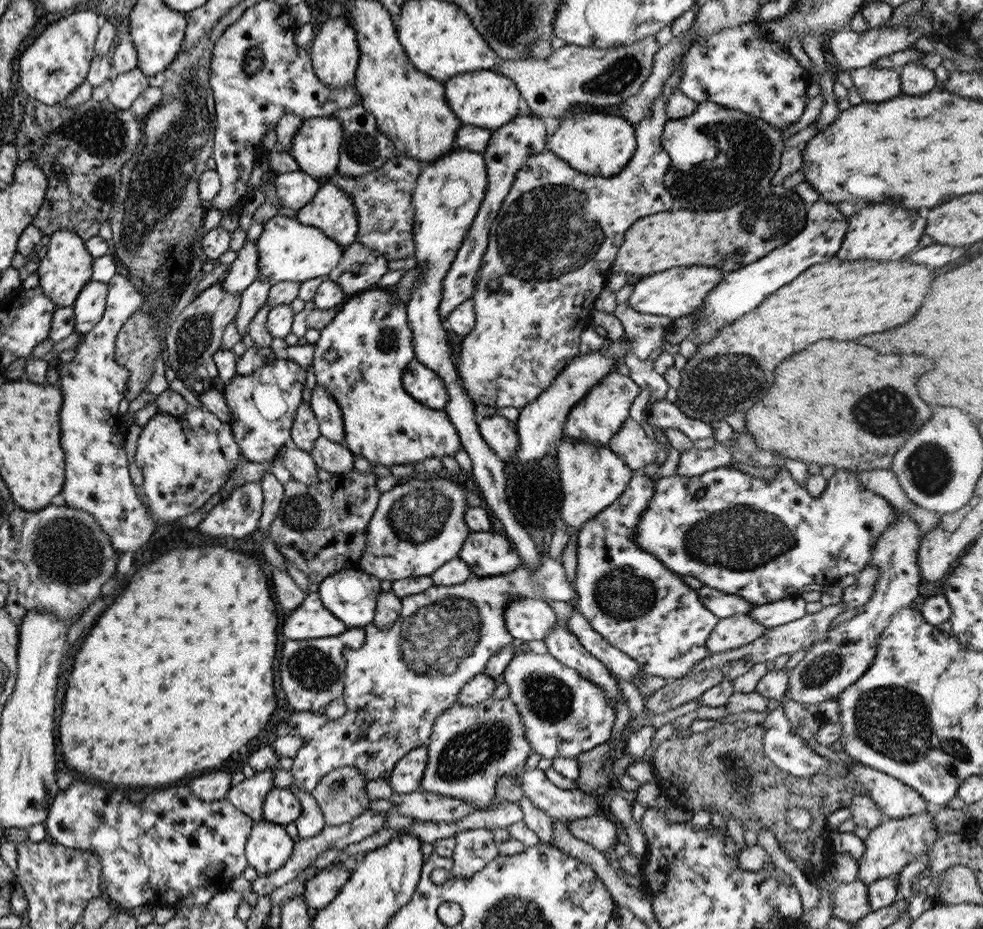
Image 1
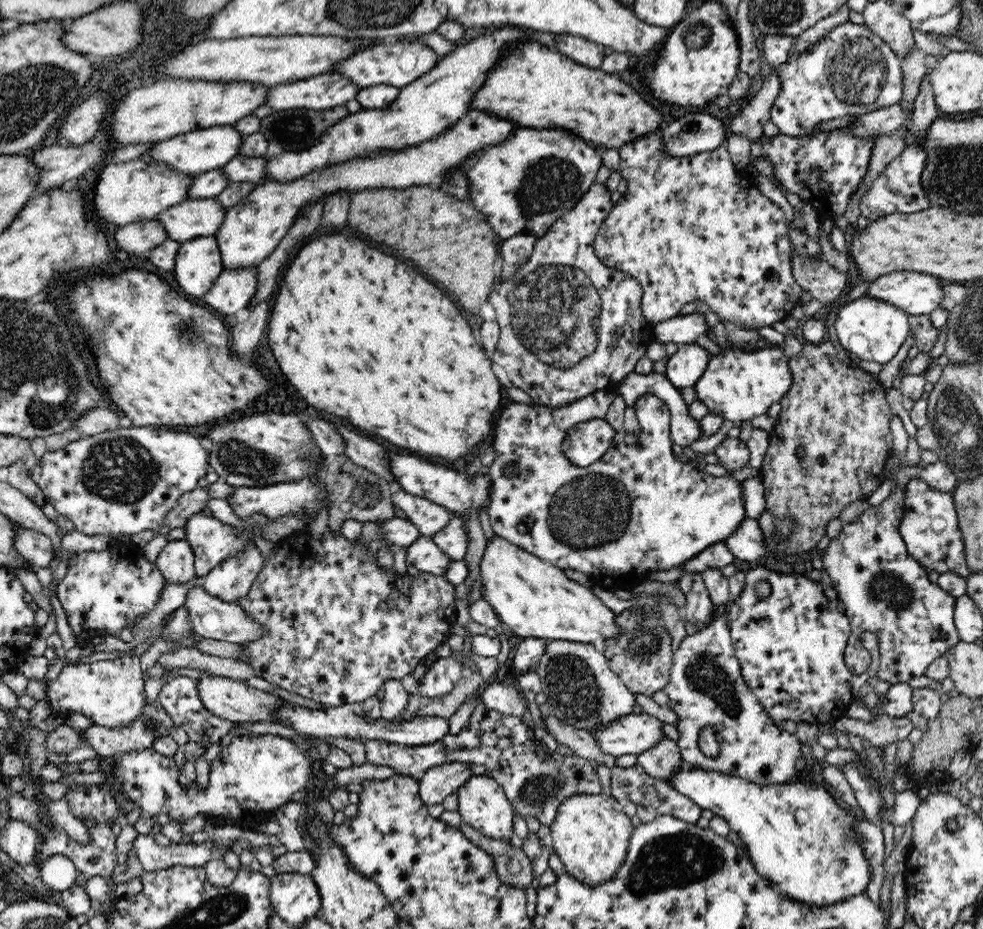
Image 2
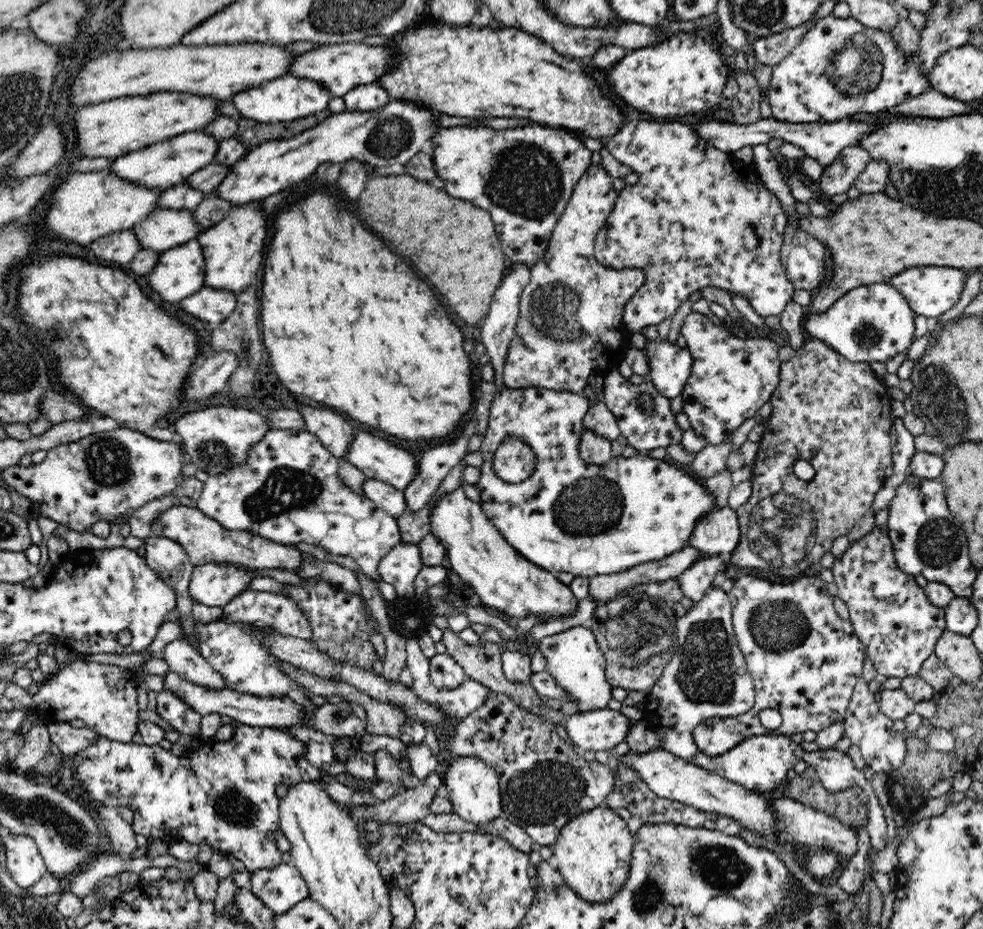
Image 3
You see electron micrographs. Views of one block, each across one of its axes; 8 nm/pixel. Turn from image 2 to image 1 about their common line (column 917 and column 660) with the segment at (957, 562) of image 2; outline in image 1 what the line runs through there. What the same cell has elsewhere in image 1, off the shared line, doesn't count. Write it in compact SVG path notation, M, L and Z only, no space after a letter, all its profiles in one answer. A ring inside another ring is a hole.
M730 466L716 467L698 477L688 478L676 475L665 478L660 477L655 482L654 496L652 496L652 500L648 504L648 510L640 516L640 524L636 526L636 532L634 532L634 541L644 551L658 557L658 560L662 561L670 571L679 575L693 576L710 588L740 595L746 601L757 605L801 596L801 588L808 586L808 584L820 584L820 586L824 587L838 585L840 578L844 578L848 574L857 574L868 567L868 562L872 560L872 548L874 548L876 540L890 528L890 524L896 522L896 511L894 511L895 507L883 496L864 487L864 483L859 479L859 474L854 470L836 470L834 476L827 481L826 489L818 497L812 497L808 493L808 489L798 485L790 472L783 466L780 466L780 470L776 472L776 476L772 481L749 476Z

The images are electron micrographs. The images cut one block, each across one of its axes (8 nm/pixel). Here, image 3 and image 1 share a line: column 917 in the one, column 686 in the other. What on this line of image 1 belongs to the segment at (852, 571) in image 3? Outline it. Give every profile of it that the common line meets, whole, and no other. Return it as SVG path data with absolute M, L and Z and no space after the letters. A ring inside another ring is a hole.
M634 474L620 498L592 516L592 520L580 528L577 540L578 564L573 586L578 594L577 609L600 636L634 659L645 674L671 681L689 675L694 671L694 666L704 660L704 656L711 655L706 640L720 618L700 601L696 589L682 581L682 575L670 571L658 557L644 551L634 541L636 526L640 524L640 516L648 510L654 488L655 482L649 475Z

